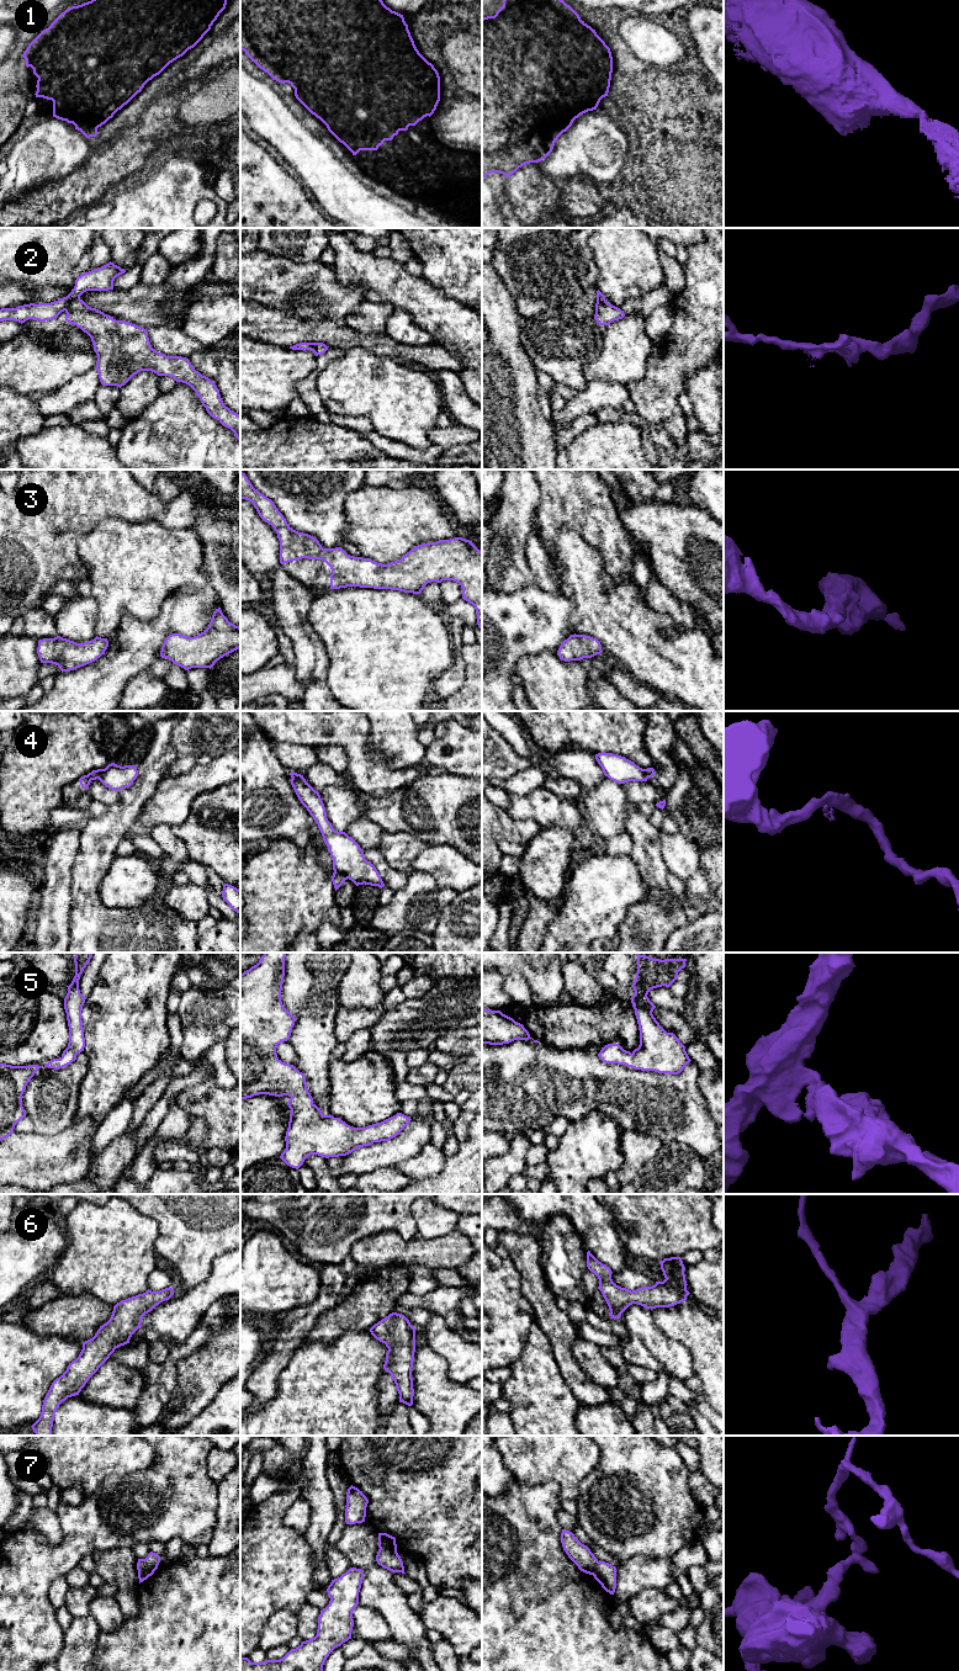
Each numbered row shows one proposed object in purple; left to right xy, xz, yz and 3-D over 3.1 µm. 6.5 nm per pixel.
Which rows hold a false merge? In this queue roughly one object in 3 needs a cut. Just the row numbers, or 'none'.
2, 4, 7

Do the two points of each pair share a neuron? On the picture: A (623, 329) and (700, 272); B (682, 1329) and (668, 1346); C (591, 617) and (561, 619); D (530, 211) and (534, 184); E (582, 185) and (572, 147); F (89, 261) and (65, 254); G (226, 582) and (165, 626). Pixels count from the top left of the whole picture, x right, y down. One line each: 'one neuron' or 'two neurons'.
A: two neurons
B: two neurons
C: two neurons
D: one neuron
E: two neurons
F: two neurons
G: two neurons

